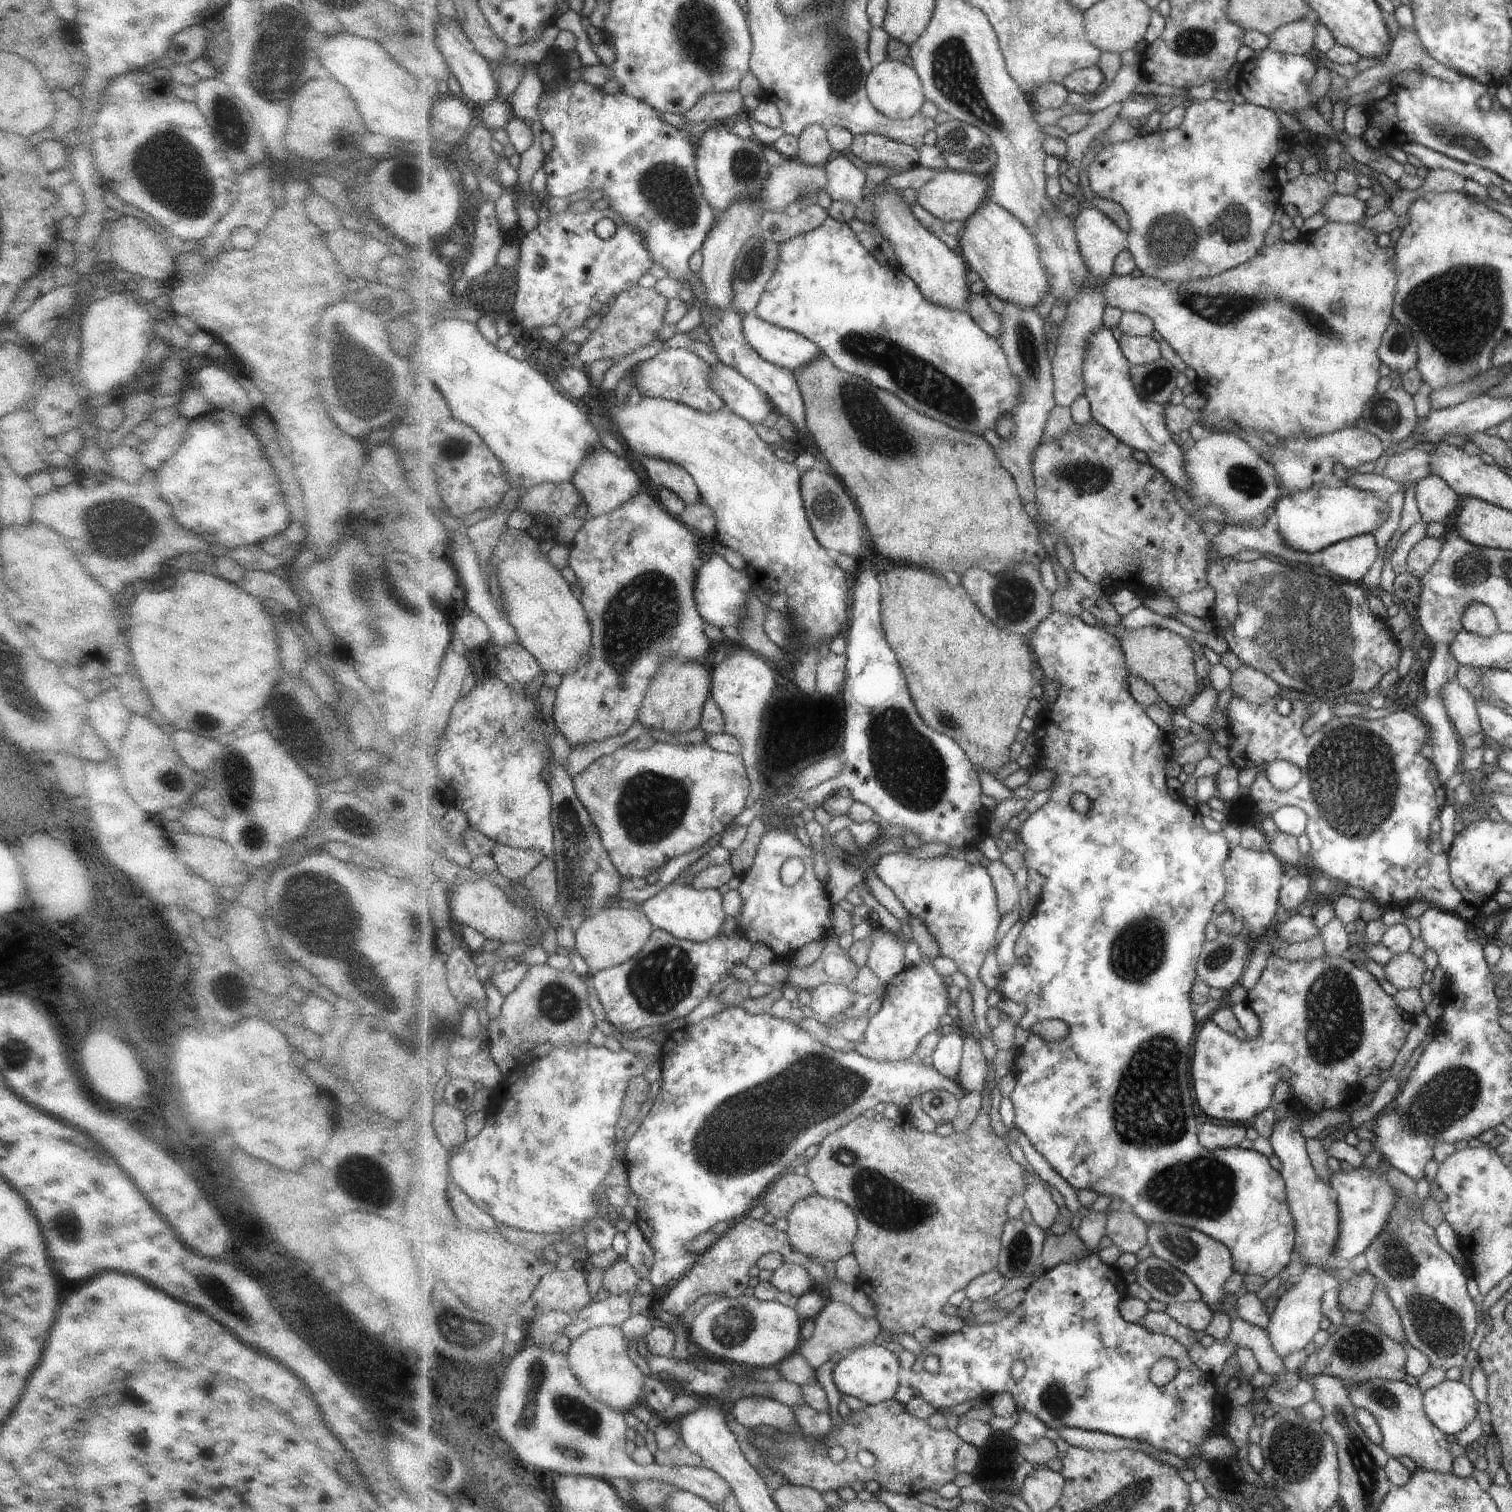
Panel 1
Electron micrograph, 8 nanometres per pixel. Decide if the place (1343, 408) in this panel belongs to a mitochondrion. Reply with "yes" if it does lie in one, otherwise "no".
no

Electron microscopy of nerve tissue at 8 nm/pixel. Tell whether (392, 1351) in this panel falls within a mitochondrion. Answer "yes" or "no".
no

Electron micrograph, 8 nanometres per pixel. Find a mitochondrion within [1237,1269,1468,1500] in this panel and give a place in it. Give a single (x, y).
(1294, 1451)

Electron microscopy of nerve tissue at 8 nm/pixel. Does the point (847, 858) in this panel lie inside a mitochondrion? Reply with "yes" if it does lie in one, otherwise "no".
no

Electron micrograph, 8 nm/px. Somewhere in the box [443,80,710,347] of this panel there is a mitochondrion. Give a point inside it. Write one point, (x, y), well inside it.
(666, 187)

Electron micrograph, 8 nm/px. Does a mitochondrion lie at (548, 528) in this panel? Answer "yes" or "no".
no

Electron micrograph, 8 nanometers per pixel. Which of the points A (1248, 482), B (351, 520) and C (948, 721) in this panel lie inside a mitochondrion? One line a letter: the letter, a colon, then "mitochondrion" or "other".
A: mitochondrion
B: other
C: mitochondrion

